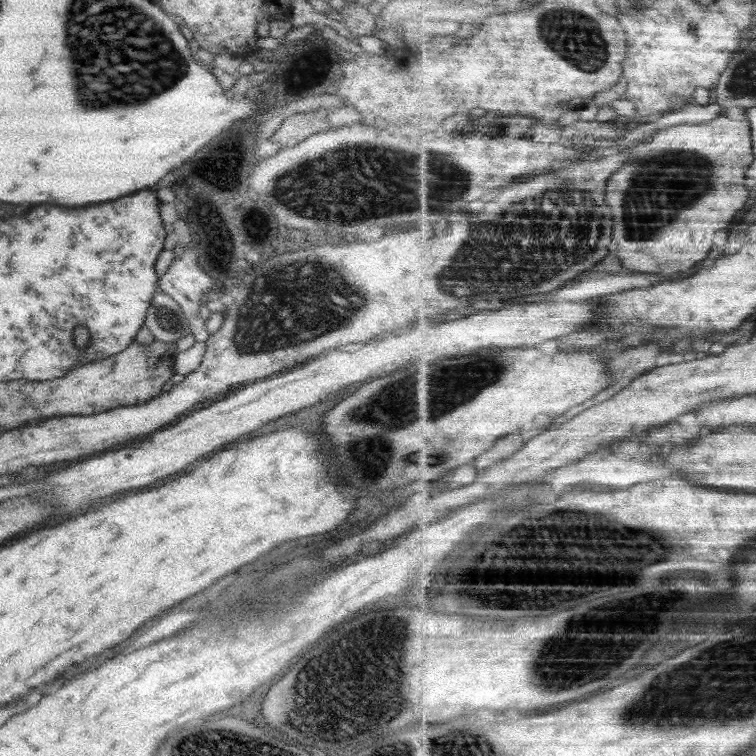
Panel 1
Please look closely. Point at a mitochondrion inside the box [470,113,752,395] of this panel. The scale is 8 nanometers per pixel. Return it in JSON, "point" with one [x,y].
{"point":[662,183]}

